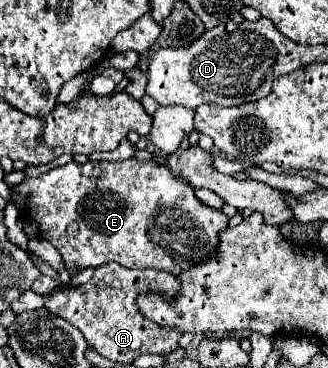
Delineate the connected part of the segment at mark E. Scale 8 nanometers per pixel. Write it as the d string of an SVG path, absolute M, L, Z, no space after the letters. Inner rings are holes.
M125 159L125 161L87 161L83 165L71 161L63 167L49 169L39 177L29 177L17 185L17 193L25 197L21 211L37 221L41 237L49 241L63 257L69 269L101 267L105 263L119 263L129 269L159 269L181 275L199 261L211 259L219 247L219 233L227 229L223 211L205 207L193 193L193 187L171 177L167 167L153 161Z

